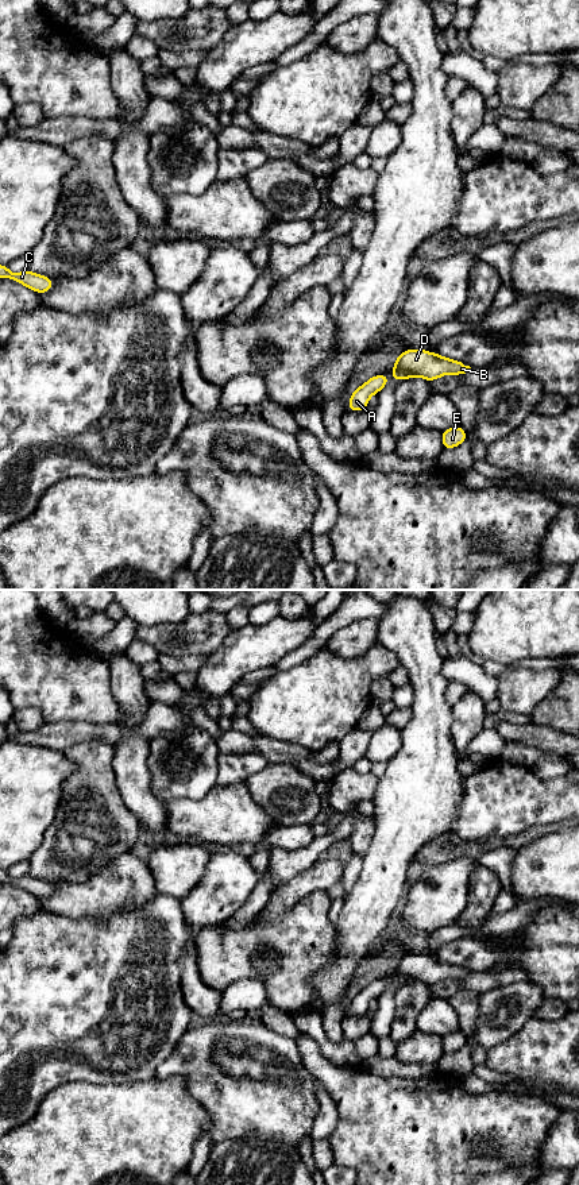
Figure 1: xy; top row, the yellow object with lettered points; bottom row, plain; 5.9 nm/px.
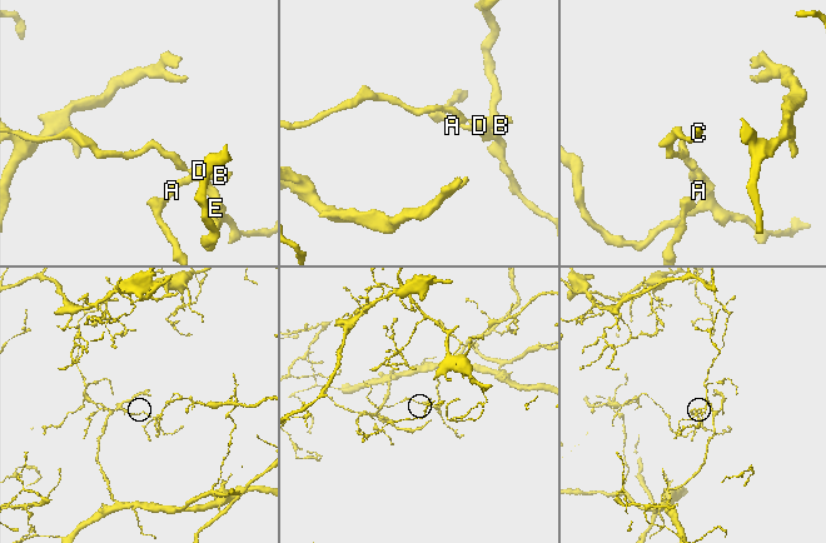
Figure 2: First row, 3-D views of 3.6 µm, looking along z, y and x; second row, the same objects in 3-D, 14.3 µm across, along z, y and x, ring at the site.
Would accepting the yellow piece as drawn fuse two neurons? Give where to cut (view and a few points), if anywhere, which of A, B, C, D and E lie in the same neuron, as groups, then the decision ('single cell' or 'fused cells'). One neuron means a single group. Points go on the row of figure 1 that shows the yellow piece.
xy (396, 366), (408, 370), (413, 375) | A E / B C D | fused cells

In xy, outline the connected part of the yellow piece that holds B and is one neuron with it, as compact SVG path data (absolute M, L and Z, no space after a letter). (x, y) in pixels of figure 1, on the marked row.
M408 350L395 358L395 367L426 379L429 383L445 374L466 374L471 367L424 350Z

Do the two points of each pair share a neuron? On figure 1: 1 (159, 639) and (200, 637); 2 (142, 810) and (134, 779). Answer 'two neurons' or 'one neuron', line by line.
1: one neuron
2: one neuron

